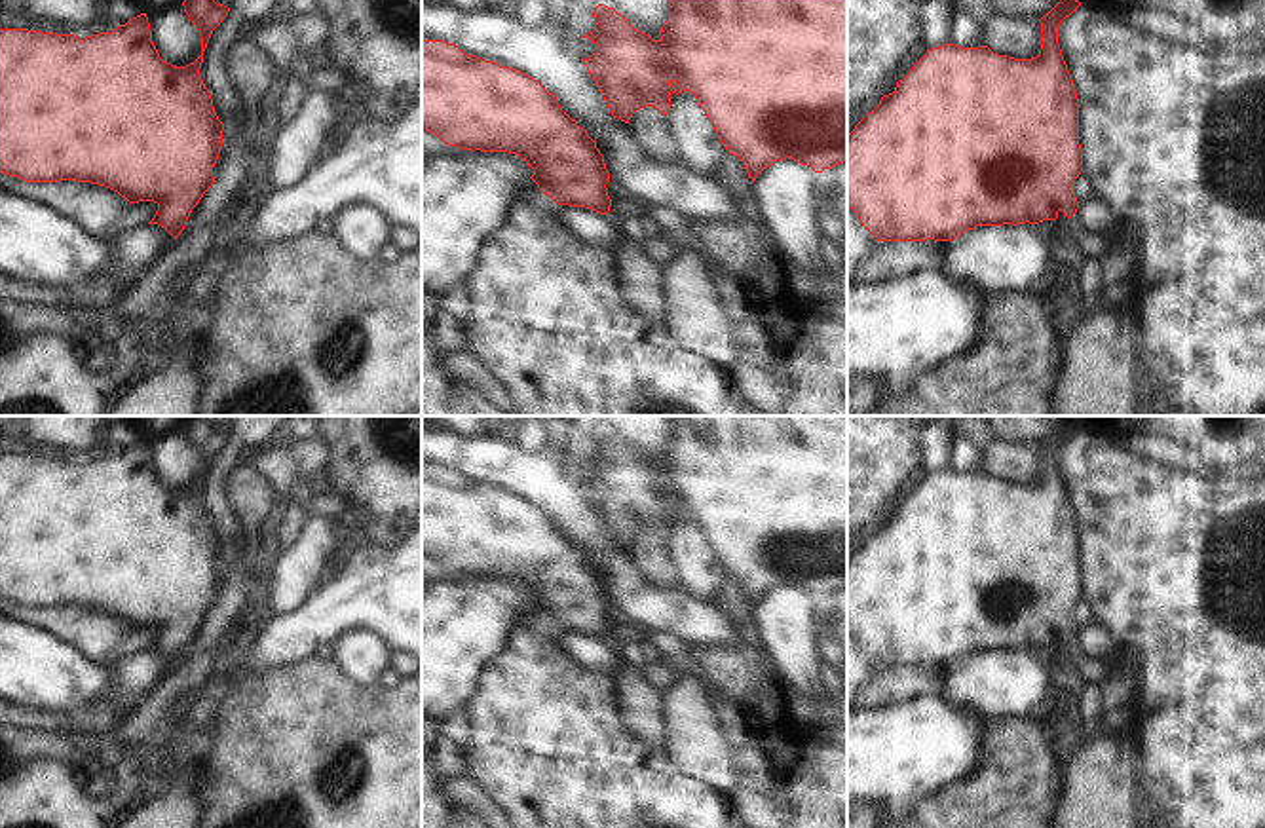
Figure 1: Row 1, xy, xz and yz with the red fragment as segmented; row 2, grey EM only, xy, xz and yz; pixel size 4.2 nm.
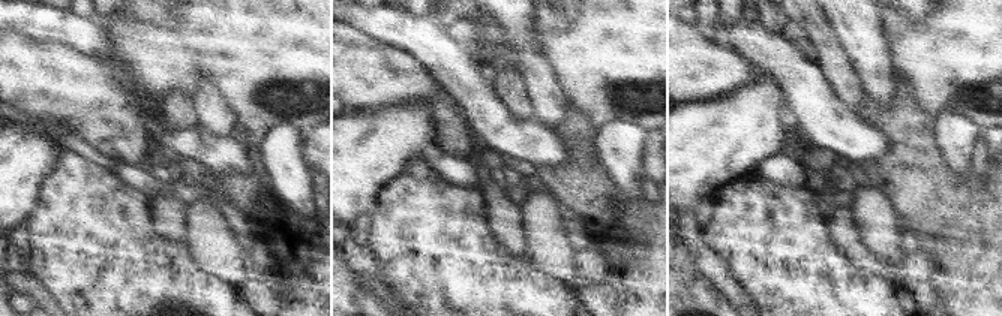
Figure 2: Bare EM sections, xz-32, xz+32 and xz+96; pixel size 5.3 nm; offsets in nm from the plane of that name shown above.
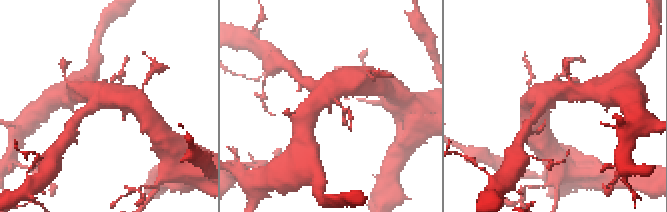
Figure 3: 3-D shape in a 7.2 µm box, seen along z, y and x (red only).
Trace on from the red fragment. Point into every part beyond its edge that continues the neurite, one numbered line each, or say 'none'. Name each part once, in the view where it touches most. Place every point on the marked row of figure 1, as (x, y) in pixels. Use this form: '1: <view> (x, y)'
none

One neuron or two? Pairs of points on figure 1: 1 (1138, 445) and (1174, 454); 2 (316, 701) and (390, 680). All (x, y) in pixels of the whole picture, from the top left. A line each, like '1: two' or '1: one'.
1: one
2: two

